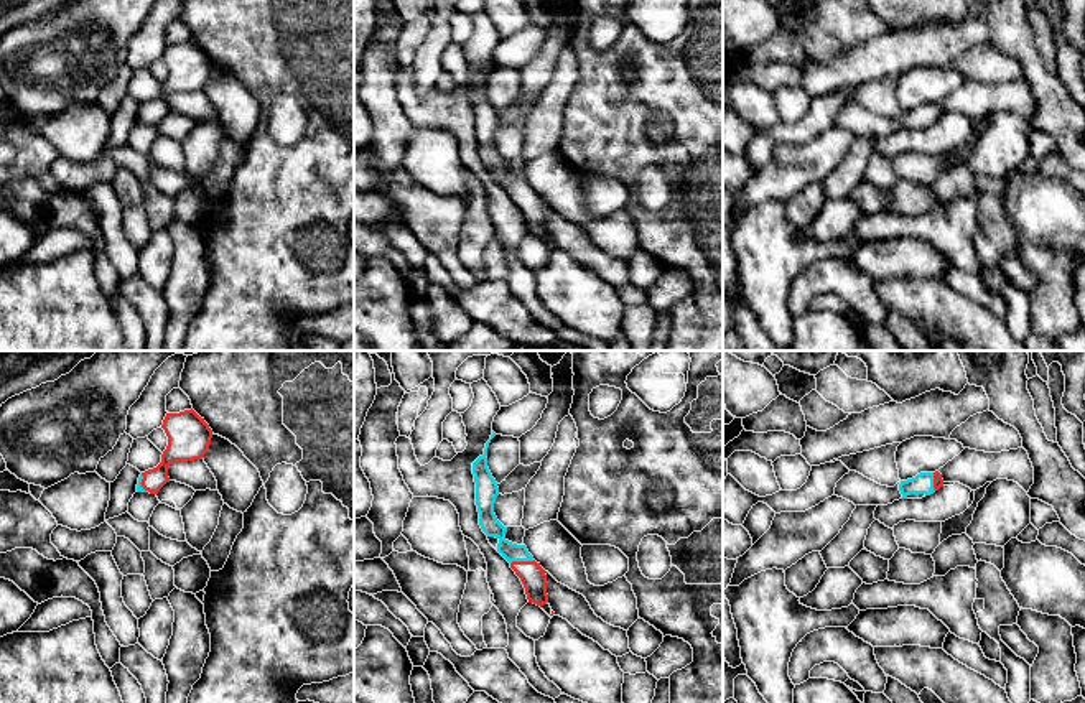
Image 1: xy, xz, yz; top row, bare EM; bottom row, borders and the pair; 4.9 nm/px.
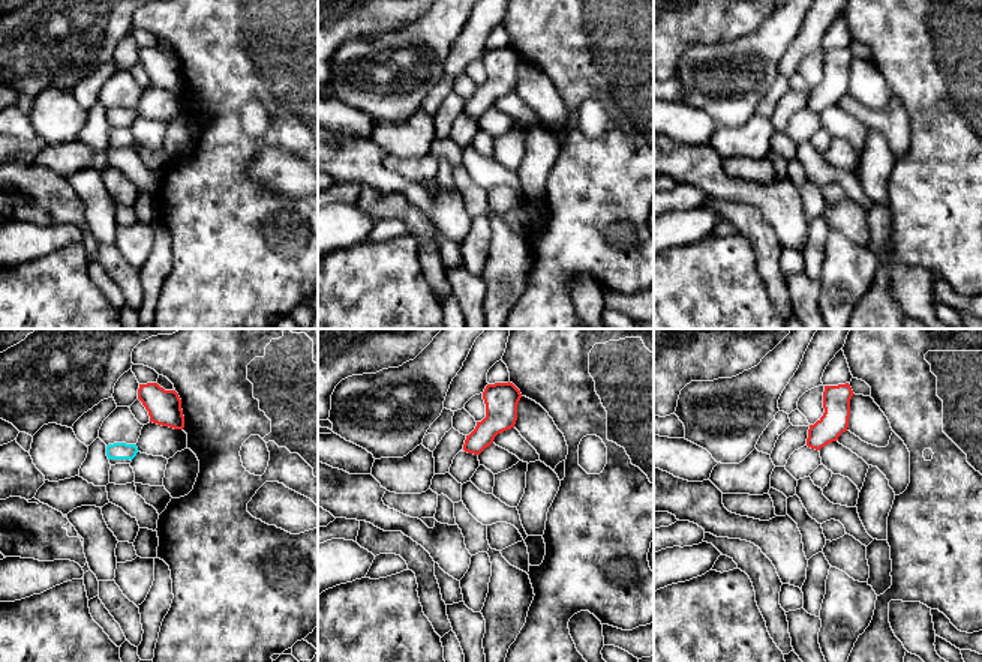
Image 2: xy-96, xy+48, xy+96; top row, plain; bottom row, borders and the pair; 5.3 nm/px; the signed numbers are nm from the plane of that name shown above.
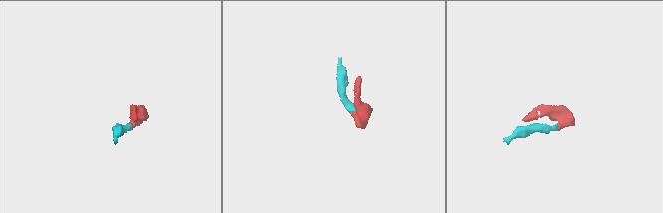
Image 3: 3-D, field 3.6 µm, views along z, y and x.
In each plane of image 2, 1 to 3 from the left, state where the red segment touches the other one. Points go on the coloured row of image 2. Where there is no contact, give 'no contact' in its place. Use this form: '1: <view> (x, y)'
1: no contact
2: no contact
3: no contact

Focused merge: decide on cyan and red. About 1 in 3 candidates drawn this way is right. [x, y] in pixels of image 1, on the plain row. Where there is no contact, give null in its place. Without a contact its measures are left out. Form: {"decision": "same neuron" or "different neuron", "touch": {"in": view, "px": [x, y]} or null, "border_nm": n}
{"decision": "same neuron", "touch": {"in": "xz", "px": [522, 191]}, "border_nm": 120}

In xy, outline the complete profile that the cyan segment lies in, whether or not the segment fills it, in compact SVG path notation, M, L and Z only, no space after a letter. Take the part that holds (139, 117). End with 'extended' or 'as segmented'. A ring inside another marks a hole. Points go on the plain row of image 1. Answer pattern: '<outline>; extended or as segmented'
M193 40L179 44L166 44L161 59L168 68L168 77L161 86L161 94L140 105L137 123L158 125L170 114L170 95L203 91L209 81L212 61Z; extended

